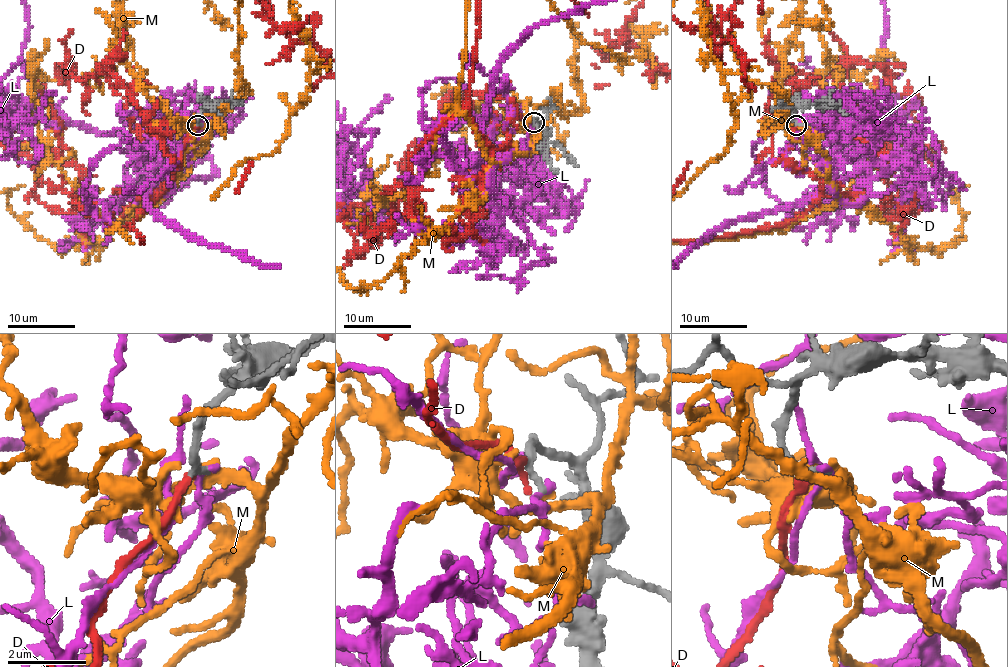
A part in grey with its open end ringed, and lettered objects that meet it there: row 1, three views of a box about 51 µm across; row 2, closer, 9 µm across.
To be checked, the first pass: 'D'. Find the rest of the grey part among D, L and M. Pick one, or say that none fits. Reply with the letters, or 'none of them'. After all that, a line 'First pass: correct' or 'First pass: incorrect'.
D
First pass: correct

